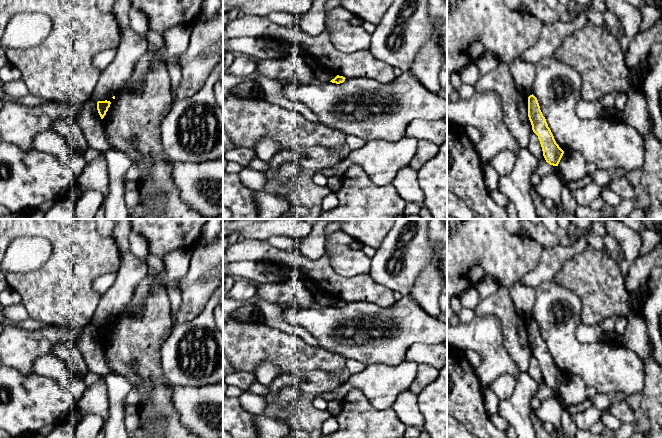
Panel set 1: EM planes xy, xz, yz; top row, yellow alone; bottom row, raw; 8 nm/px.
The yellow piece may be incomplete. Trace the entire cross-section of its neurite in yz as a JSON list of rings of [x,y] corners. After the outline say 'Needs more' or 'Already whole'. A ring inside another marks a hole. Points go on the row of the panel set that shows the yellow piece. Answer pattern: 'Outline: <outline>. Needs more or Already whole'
Outline: [[[533,94],[528,97],[528,117],[533,132],[538,136],[546,162],[550,165],[558,166],[564,151],[556,143],[540,110],[538,100]]]. Already whole

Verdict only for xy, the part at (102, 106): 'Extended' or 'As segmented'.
As segmented

